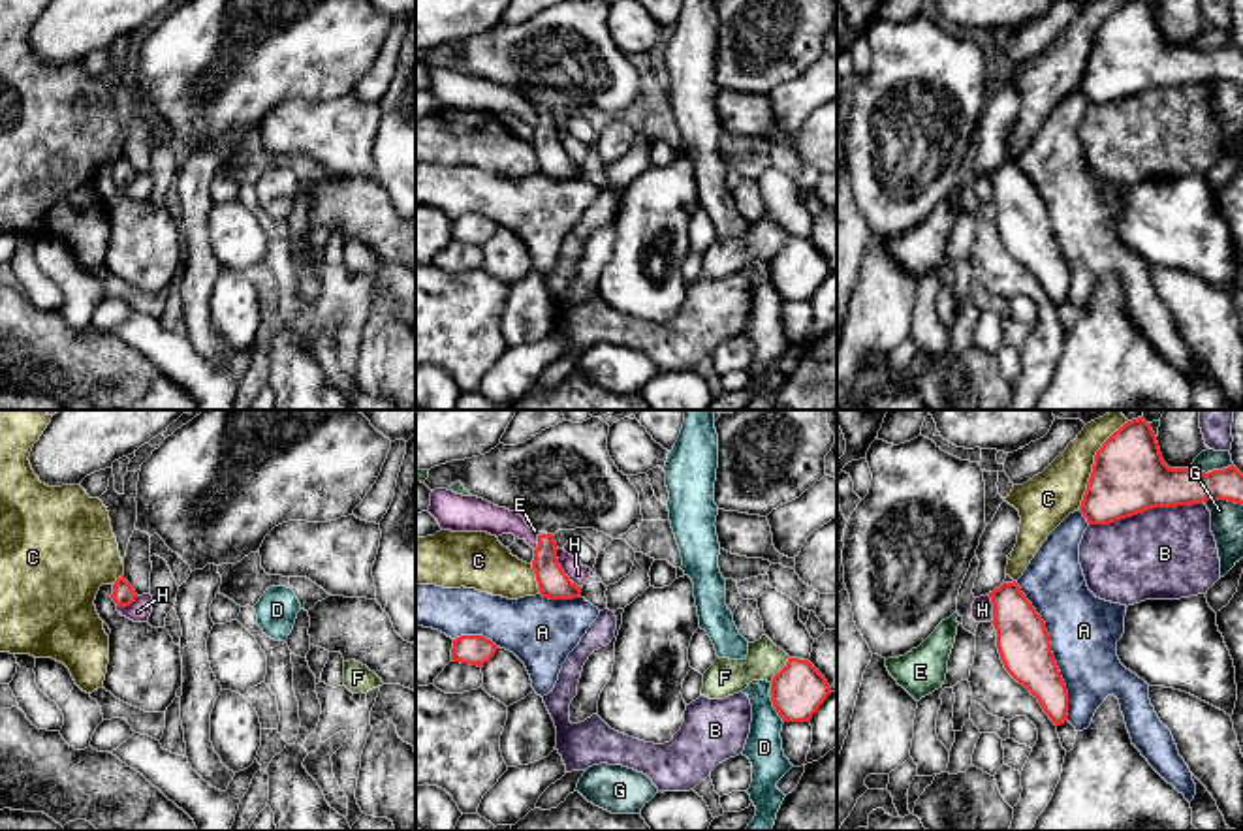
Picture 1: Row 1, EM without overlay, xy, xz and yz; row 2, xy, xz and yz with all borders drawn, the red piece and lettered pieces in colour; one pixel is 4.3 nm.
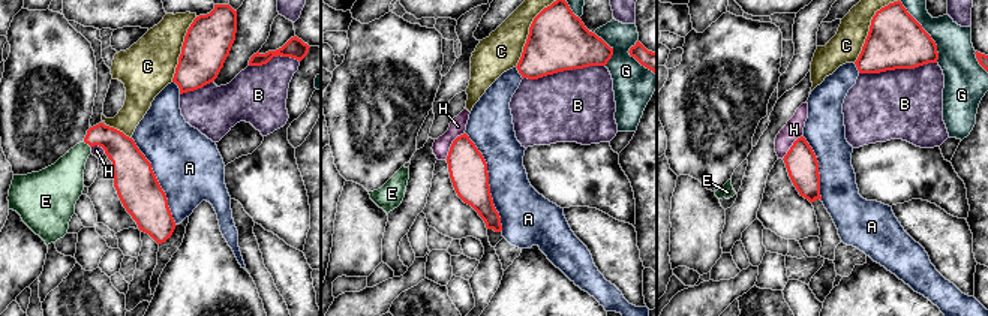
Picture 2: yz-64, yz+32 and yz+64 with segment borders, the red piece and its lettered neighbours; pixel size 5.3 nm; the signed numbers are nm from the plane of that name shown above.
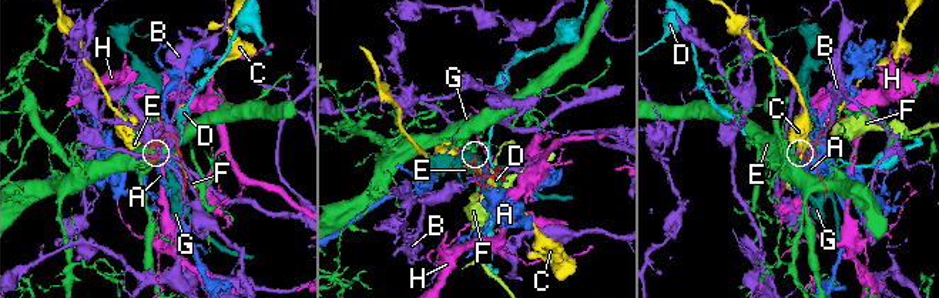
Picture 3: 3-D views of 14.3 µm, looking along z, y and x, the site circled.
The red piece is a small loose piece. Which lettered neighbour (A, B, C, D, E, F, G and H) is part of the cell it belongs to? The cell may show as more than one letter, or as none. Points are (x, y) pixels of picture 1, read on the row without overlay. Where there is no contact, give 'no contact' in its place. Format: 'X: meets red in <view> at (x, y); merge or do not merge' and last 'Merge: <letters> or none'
A: meets red in yz at (1050, 230); do not merge
B: meets red in yz at (1146, 89); do not merge
C: meets red in yz at (1093, 44); do not merge
D: meets red in xz at (775, 288); do not merge
E: meets red in xz at (542, 113); merge
F: meets red in xz at (781, 249); do not merge
G: meets red in yz at (1213, 49); do not merge
H: meets red in xz at (563, 149); do not merge
Merge: E

